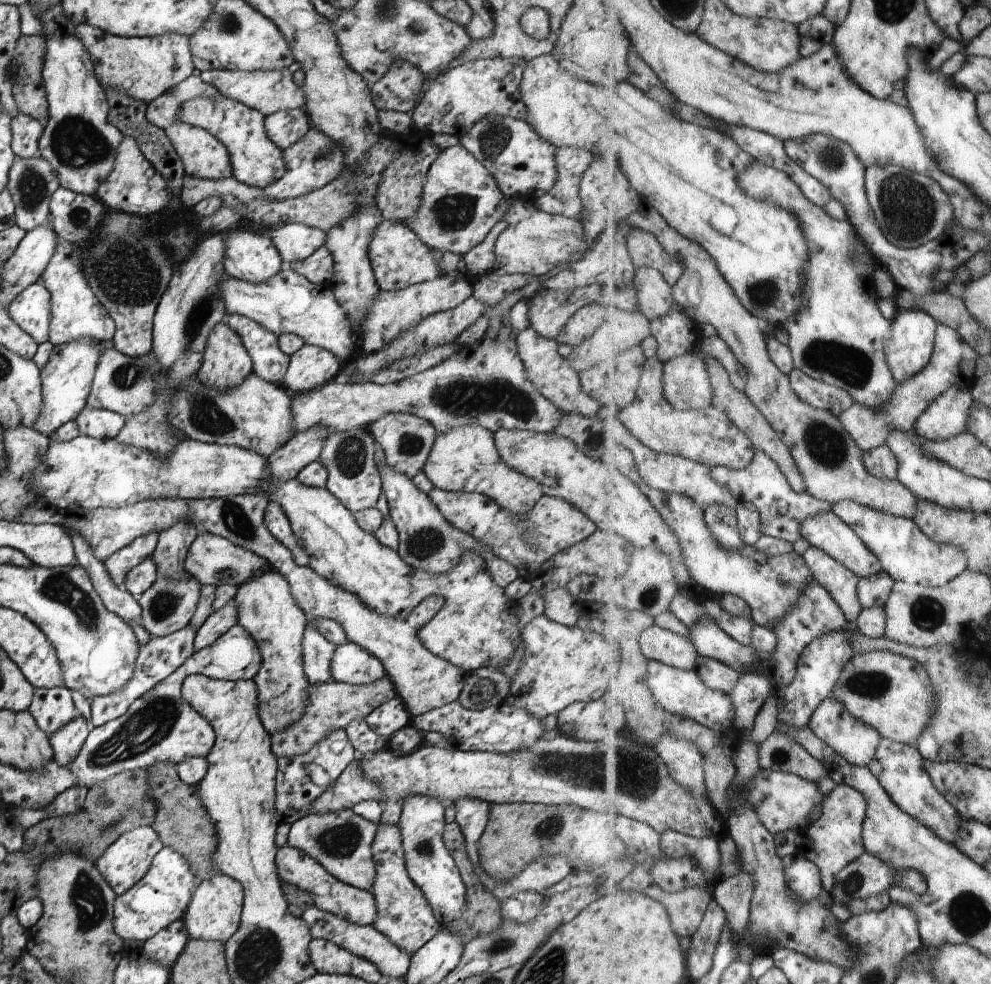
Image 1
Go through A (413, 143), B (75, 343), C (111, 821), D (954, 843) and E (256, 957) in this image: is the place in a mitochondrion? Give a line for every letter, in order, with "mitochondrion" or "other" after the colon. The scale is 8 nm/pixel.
A: other
B: other
C: mitochondrion
D: other
E: mitochondrion

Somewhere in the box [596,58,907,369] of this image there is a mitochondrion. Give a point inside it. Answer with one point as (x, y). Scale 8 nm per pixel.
(828, 156)

